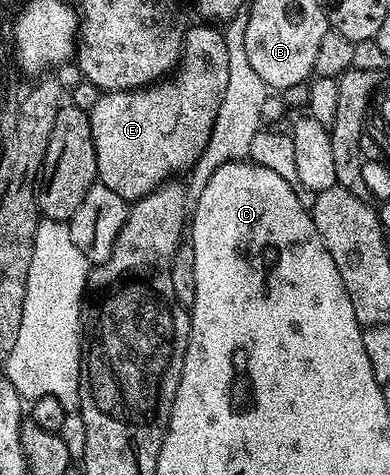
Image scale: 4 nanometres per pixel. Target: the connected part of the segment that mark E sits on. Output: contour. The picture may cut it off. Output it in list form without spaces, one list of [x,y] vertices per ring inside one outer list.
[[[209,22],[198,23],[194,28],[193,25],[186,27],[181,58],[168,78],[147,88],[132,88],[130,92],[102,92],[94,108],[88,111],[91,138],[95,142],[97,179],[127,202],[142,200],[161,184],[180,177],[177,176],[180,172],[188,173],[211,138],[219,102],[223,102],[223,90],[227,90],[227,42],[220,27]]]

